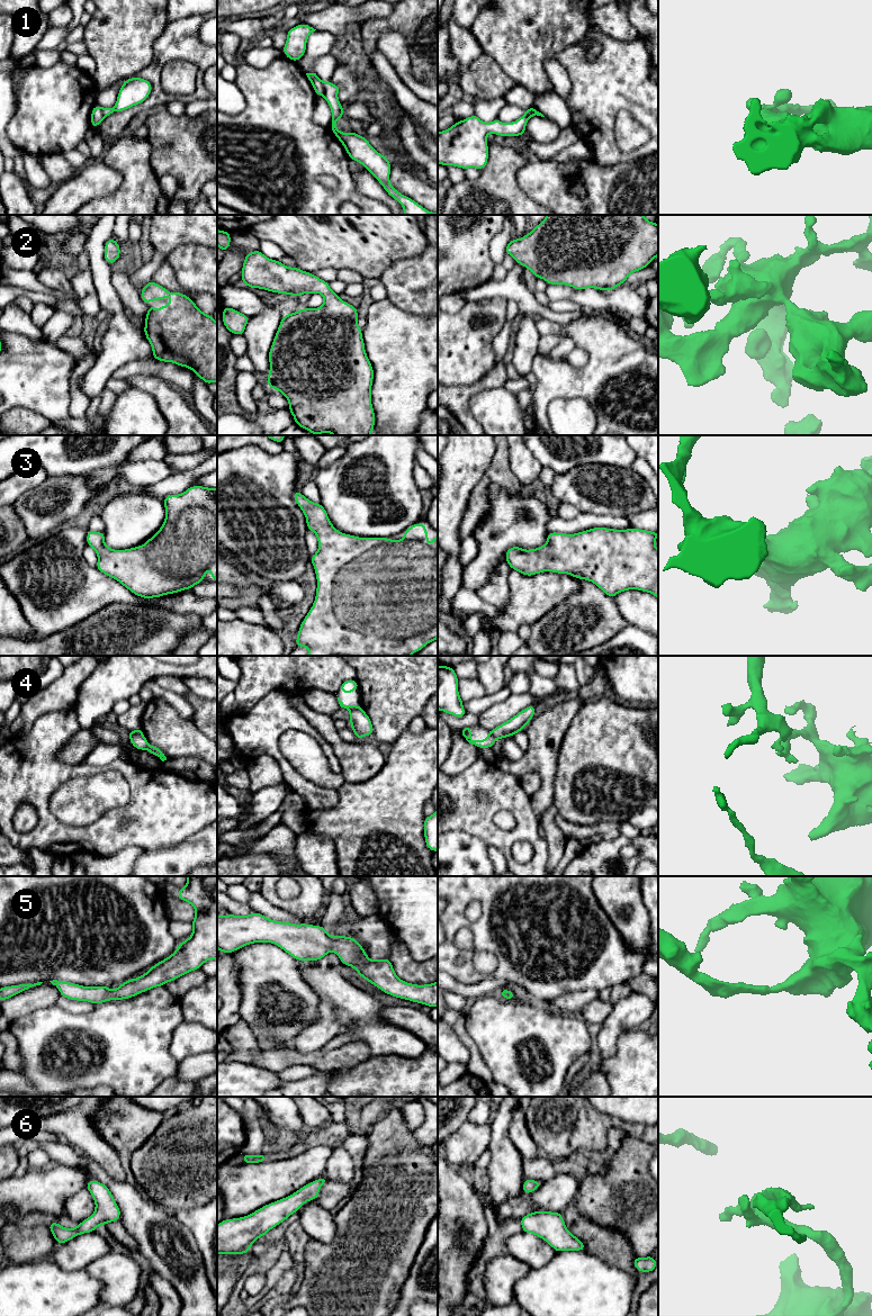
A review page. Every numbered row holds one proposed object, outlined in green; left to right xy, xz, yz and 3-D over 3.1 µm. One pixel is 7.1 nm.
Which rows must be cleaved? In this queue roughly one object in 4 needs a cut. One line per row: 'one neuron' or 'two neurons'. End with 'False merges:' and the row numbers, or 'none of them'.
1: two neurons
2: one neuron
3: one neuron
4: two neurons
5: one neuron
6: one neuron
False merges: 1, 4

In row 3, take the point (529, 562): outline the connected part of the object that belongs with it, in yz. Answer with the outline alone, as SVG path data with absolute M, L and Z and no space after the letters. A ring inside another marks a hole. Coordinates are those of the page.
M593 528L575 534L548 532L547 542L542 547L524 550L514 546L505 551L505 559L511 569L525 576L554 571L590 580L611 598L629 589L648 592L658 598L657 537L658 532L635 528Z

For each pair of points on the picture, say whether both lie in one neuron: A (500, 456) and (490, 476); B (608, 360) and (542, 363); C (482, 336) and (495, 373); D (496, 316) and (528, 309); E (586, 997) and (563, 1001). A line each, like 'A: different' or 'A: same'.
A: same
B: same
C: different
D: different
E: same

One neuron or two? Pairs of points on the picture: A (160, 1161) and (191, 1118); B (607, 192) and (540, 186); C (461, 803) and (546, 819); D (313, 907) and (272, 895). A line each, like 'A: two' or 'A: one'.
A: one
B: one
C: two
D: one

